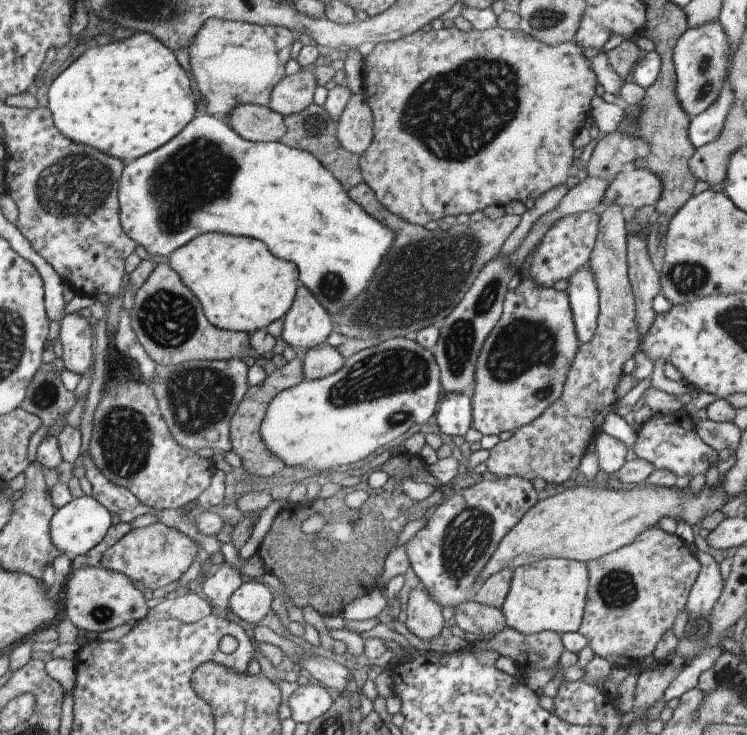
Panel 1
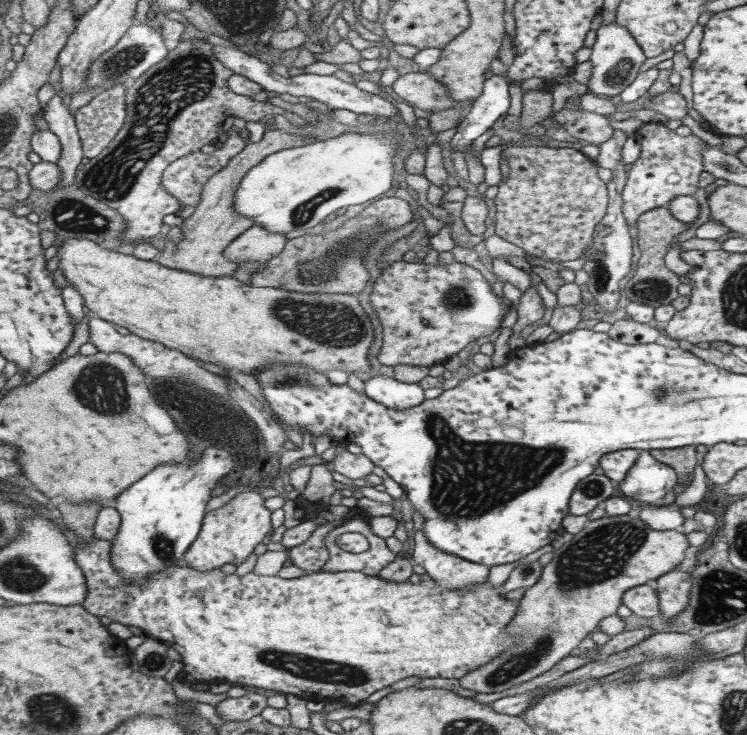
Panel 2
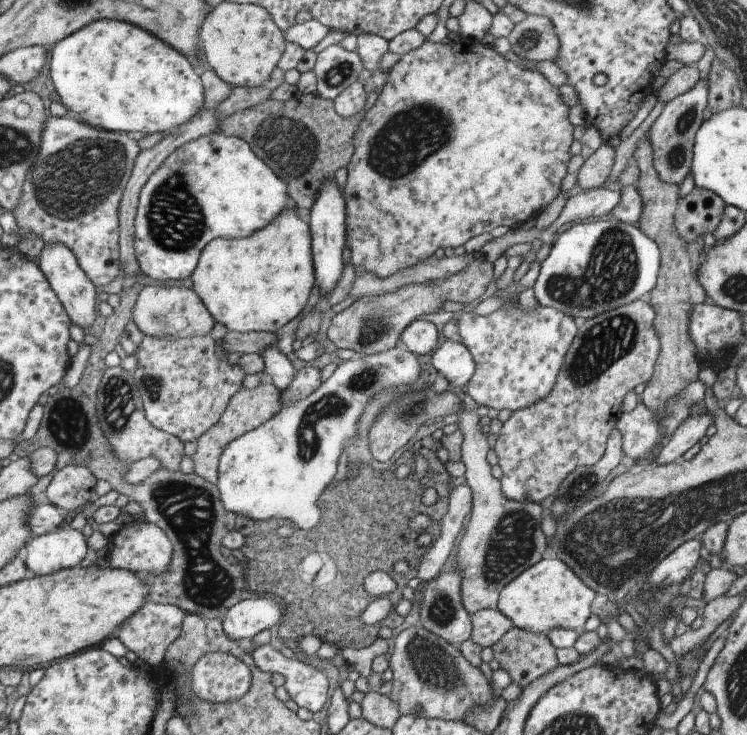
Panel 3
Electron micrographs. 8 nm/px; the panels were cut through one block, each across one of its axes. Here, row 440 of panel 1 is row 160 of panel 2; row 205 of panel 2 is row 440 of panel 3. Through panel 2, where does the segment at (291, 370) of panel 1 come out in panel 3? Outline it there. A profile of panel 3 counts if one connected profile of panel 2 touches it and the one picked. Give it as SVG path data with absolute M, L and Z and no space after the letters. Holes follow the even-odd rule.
M270 381L262 382L254 389L240 389L233 398L230 398L230 402L218 422L214 423L214 426L210 426L210 430L206 430L196 440L196 453L191 456L194 462L194 474L216 485L218 482L218 460L226 446L243 434L252 432L262 424L266 424L280 408L280 391Z

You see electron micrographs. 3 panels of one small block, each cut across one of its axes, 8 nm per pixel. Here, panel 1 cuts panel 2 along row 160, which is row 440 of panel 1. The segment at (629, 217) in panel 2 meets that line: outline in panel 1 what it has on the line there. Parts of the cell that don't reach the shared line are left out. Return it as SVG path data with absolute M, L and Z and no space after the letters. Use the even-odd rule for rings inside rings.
M682 410L674 413L654 413L636 427L636 434L633 450L638 458L652 463L655 470L671 470L678 477L686 474L693 474L694 477L704 472L718 453L699 437L691 416Z

